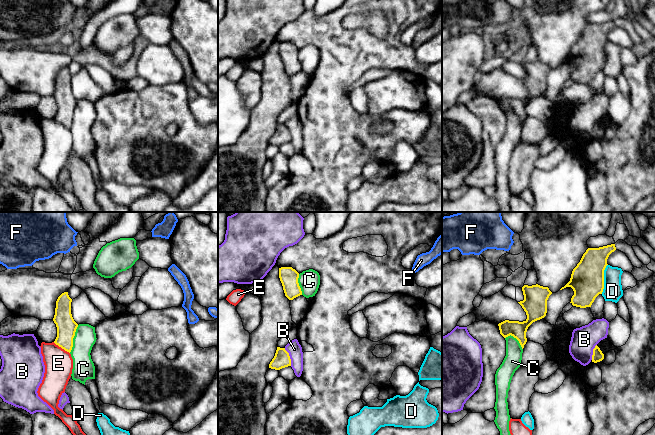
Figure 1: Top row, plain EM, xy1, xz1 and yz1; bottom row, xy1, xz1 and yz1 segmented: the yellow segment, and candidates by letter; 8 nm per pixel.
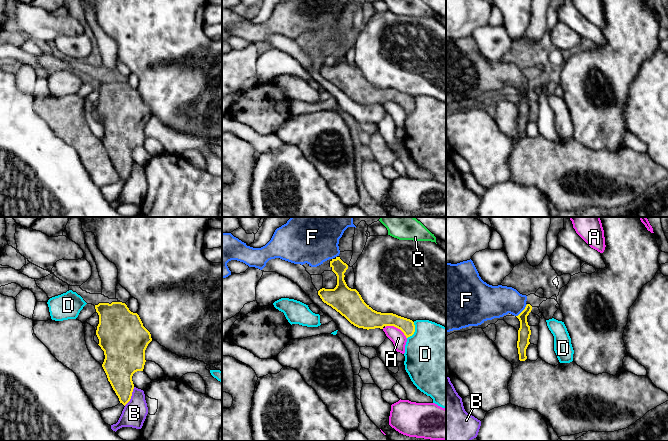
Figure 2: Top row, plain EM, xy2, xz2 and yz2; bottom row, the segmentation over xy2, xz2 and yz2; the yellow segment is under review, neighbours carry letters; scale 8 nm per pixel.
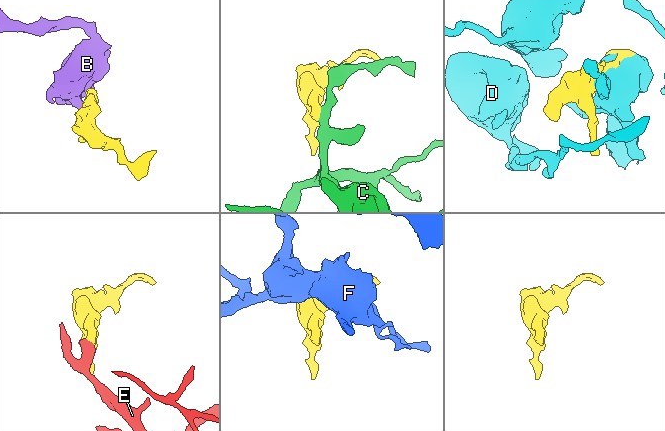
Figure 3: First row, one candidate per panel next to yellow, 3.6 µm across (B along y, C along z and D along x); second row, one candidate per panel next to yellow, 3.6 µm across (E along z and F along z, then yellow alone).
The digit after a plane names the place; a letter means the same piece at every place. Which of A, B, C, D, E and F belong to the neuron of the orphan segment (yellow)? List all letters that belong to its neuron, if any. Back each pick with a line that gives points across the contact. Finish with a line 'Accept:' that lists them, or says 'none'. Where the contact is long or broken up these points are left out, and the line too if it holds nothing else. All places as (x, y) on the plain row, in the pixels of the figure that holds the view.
F: Path across: yz2 (524, 108), (523, 86), (513, 78), (493, 78)
Accept: F

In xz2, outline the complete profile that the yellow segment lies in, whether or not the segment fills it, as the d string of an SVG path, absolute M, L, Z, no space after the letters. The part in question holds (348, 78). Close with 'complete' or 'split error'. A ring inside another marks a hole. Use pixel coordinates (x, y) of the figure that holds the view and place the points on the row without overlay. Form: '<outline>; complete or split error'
M340 33L332 35L330 43L337 52L337 61L334 65L322 64L318 67L318 71L324 79L331 82L358 104L369 106L394 102L400 105L406 114L414 110L415 101L412 96L393 89L381 89L373 86L364 78L356 65L347 62L344 49L348 45L348 41Z; complete

